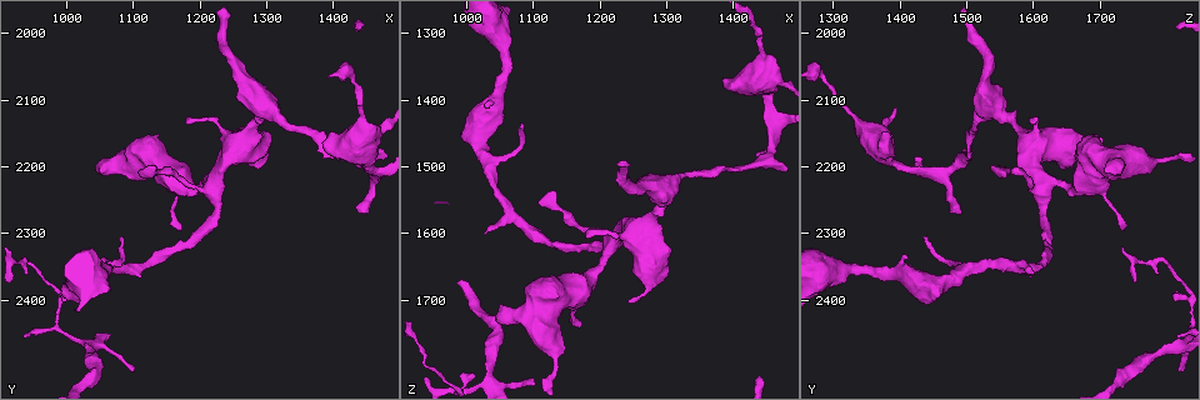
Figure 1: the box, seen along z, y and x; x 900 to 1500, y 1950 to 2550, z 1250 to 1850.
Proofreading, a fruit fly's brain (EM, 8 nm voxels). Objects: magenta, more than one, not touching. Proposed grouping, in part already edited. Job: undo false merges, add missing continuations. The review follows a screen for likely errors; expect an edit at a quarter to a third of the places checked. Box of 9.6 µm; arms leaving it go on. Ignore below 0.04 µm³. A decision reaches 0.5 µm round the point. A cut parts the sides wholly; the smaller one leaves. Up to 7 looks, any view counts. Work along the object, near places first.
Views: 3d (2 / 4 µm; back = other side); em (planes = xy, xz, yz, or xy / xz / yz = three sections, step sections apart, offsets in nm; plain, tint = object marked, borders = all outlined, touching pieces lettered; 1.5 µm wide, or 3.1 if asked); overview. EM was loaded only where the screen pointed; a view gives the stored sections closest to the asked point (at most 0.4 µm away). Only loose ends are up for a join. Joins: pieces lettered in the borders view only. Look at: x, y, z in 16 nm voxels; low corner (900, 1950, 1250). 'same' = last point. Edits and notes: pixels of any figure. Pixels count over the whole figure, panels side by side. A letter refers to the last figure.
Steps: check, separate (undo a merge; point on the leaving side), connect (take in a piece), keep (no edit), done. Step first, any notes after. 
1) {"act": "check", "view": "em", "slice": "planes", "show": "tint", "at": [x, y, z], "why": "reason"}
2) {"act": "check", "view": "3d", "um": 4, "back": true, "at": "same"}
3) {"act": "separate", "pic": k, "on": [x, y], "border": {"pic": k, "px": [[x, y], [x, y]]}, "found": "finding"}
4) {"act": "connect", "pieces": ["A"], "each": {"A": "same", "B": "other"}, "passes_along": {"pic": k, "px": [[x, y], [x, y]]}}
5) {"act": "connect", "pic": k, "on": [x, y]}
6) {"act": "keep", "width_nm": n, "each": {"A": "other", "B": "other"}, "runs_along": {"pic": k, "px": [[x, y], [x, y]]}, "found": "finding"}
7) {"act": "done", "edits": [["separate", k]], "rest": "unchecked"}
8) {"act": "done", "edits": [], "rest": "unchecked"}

{"act": "check", "view": "3d", "um": 2, "at": [1010, 2395, 1805], "why": "an open end"}

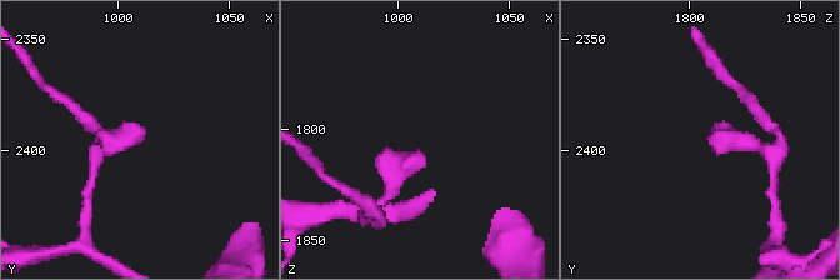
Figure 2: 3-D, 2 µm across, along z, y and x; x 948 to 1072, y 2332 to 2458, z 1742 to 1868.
{"act": "check", "view": "em", "slice": "yz", "step": 4, "show": "borders", "at": [1009, 2390, 1809]}

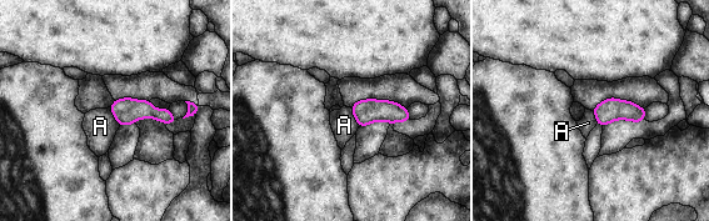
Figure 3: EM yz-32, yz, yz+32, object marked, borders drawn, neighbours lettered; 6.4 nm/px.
{"act": "keep", "each": {"A": "other"}, "border": {"pic": 3, "px": [[349, 108], [359, 126]]}, "found": "no lettered piece goes on from it"}

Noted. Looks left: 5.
{"act": "check", "view": "3d", "um": 4, "at": [1245, 2185, 1590], "why": "sudden change in width"}

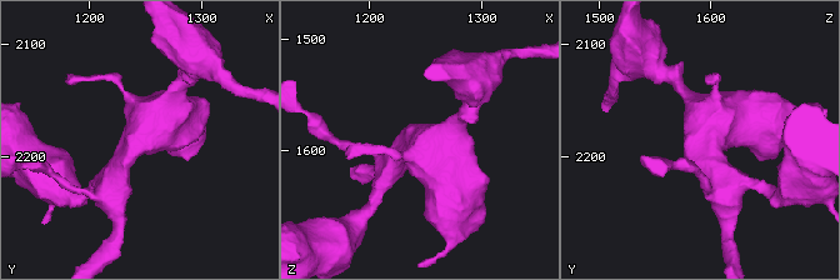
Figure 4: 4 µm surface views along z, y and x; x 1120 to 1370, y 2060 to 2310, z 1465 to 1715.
{"act": "check", "view": "em", "slice": "planes", "show": "borders", "at": [1246, 2182, 1592], "why": "need the tissue"}

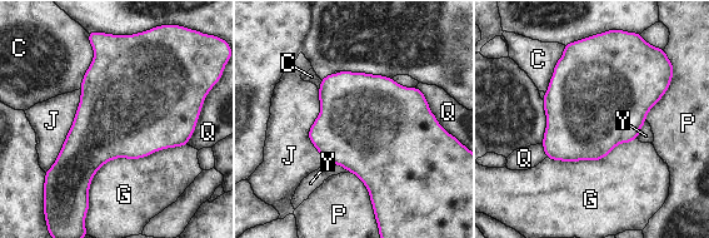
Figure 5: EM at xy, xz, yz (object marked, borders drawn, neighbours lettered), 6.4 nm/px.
{"act": "keep", "width_nm": 650, "longest_contact_nm": ["G", 750], "each": {"C": "other", "G": "other", "J": "other", "P": "other", "Q": "other", "Y": "other"}, "found": "one cell here"}

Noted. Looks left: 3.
{"act": "check", "view": "3d", "um": 4, "back": true, "at": [1435, 2265, 1480], "why": "free end"}

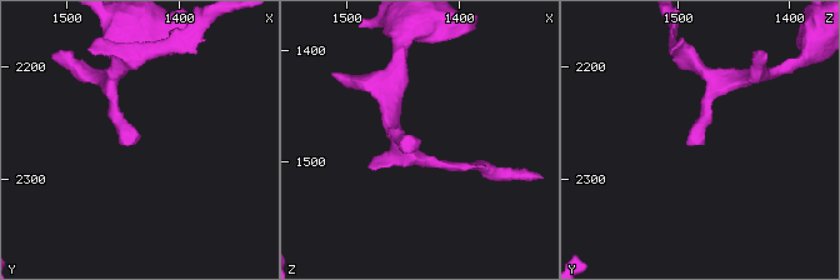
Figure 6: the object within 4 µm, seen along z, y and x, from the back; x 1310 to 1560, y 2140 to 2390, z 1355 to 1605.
{"act": "check", "view": "em", "slice": "planes", "show": "borders", "at": [1436, 2262, 1484], "why": "need the tissue"}

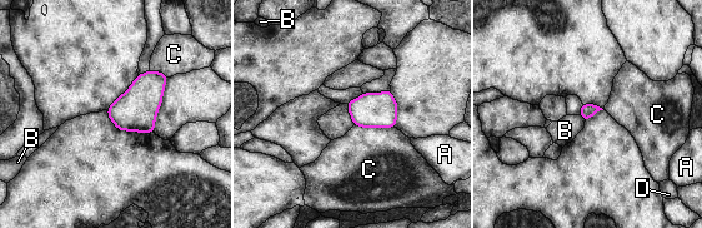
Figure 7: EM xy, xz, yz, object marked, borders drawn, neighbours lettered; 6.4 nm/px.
{"act": "keep", "longest_contact_nm": ["C", 260], "each": {"A": "other", "B": "other", "C": "other", "D": "other"}, "border": {"pic": 7, "px": [[580, 114], [585, 120]]}, "found": "no lettered piece goes on from it"}

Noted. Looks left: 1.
{"act": "done", "edits": [], "rest": "unchecked"}

